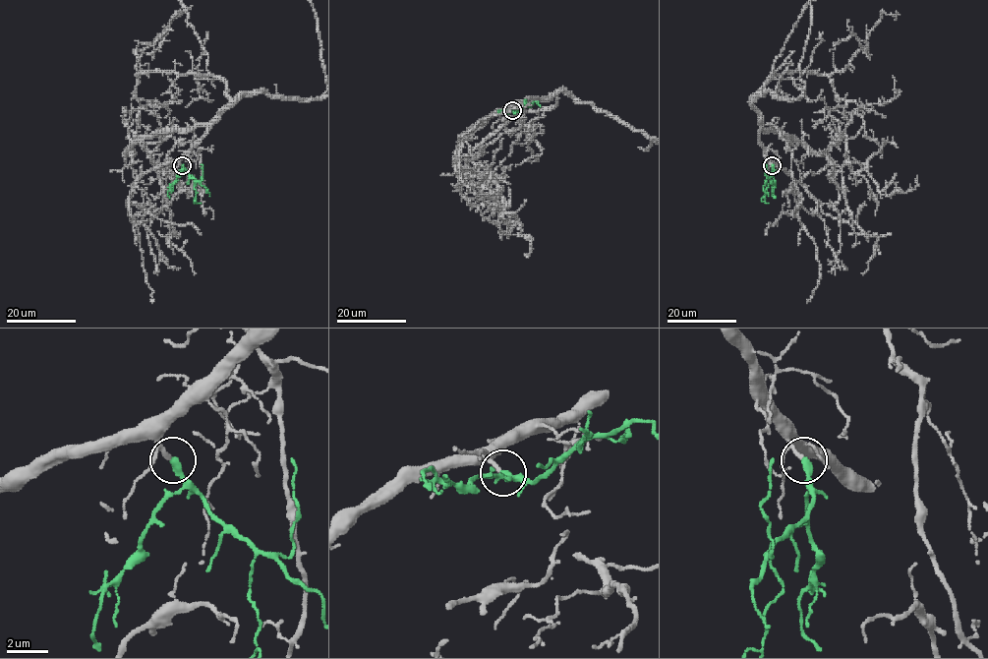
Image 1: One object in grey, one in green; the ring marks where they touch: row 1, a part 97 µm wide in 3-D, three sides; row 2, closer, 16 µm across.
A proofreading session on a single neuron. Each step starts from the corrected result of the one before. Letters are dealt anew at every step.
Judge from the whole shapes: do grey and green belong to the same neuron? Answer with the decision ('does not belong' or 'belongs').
belongs

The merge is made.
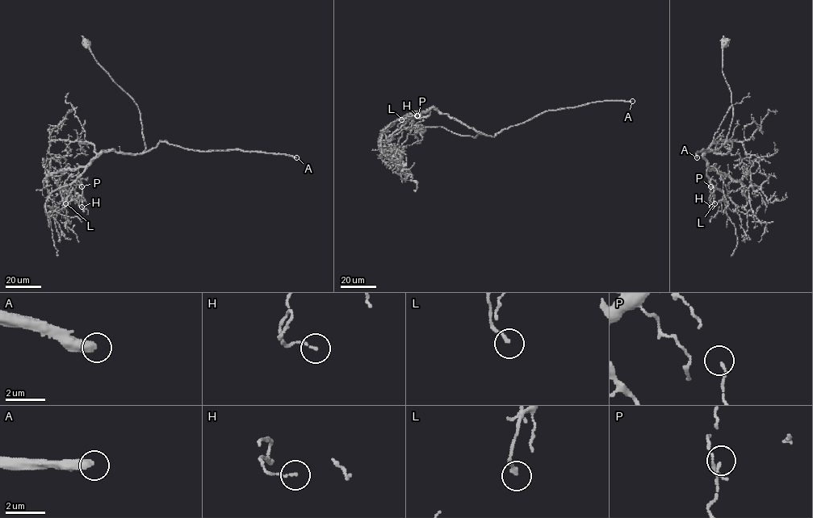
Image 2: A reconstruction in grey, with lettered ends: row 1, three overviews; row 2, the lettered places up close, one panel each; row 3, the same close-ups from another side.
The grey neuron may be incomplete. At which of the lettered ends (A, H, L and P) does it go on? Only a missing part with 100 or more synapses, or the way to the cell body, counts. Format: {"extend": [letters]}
{"extend": ["A"]}

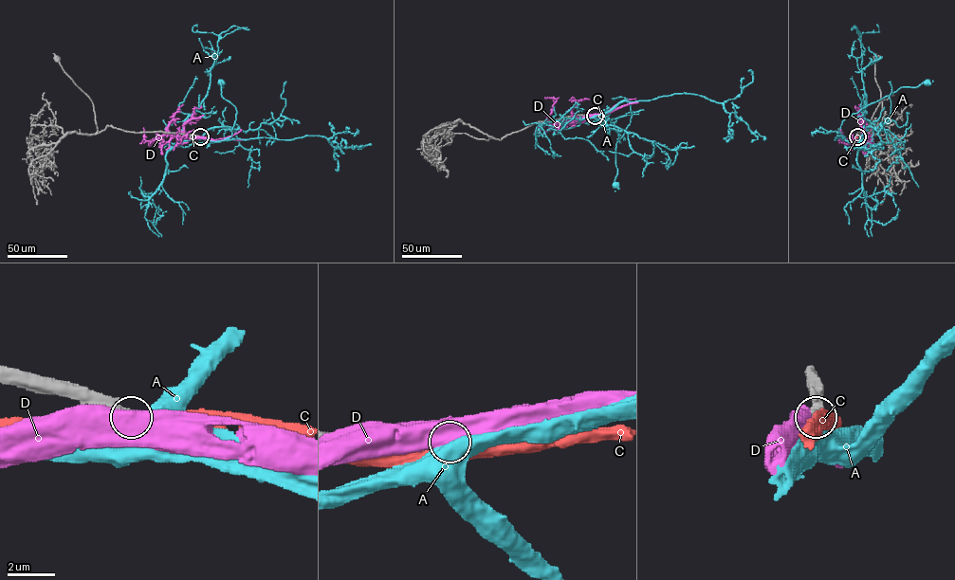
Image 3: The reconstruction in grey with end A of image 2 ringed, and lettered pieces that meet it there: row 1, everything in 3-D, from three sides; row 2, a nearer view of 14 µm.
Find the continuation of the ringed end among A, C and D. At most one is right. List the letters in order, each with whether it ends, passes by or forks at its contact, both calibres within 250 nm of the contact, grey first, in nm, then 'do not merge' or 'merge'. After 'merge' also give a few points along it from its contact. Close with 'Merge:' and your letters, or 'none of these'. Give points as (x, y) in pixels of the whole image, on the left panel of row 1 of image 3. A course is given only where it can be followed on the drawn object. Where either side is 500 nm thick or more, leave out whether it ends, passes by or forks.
A: 600/750 nm | do not merge
C: 650/500 nm | do not merge
D: 700/800 nm | do not merge
Merge: none of these

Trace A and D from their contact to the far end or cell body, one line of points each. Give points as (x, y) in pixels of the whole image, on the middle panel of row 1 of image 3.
A: (595, 116), (608, 113), (627, 99), (630, 100), (630, 123), (616, 143), (615, 185)
D: (595, 115), (572, 121), (550, 122), (547, 117), (556, 99), (544, 98)

